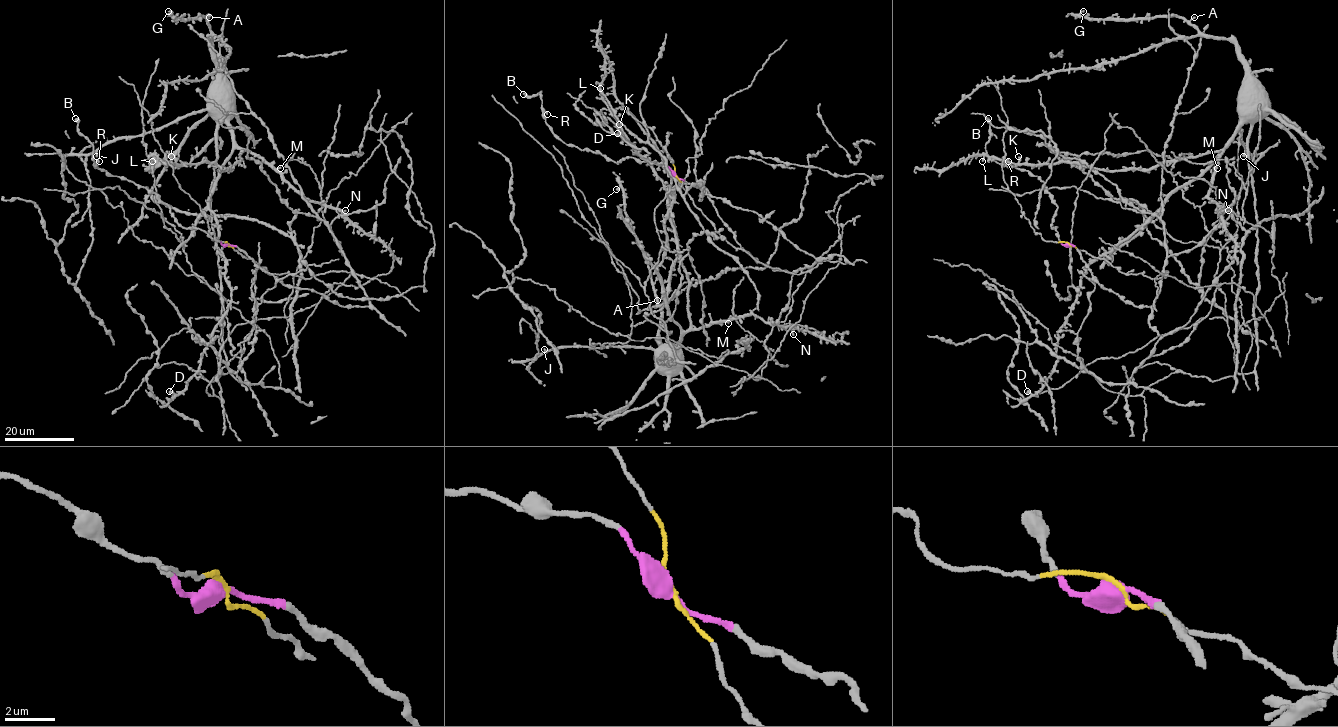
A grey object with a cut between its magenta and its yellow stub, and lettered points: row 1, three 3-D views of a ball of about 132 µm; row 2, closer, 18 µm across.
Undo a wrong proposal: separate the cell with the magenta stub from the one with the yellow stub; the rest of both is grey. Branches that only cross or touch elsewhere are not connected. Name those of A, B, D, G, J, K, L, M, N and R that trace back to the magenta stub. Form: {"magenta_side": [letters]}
{"magenta_side": ["B", "R"]}

